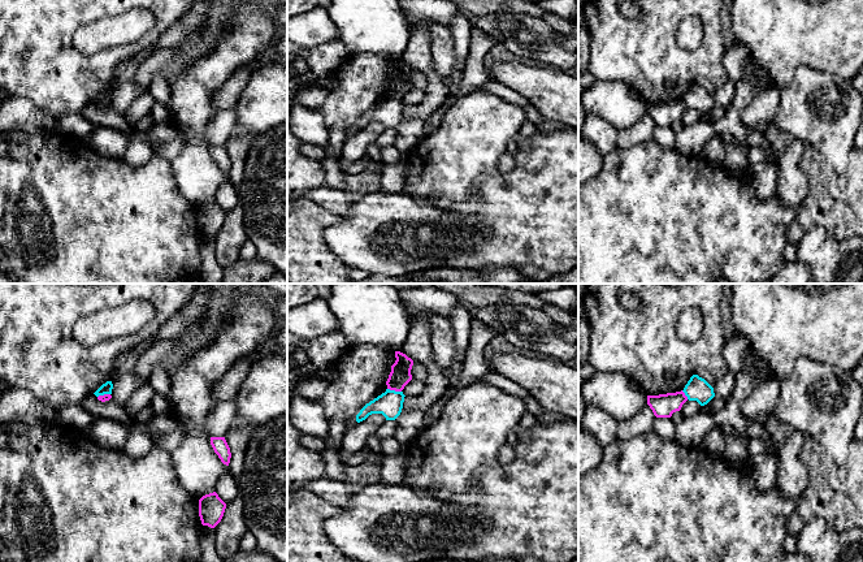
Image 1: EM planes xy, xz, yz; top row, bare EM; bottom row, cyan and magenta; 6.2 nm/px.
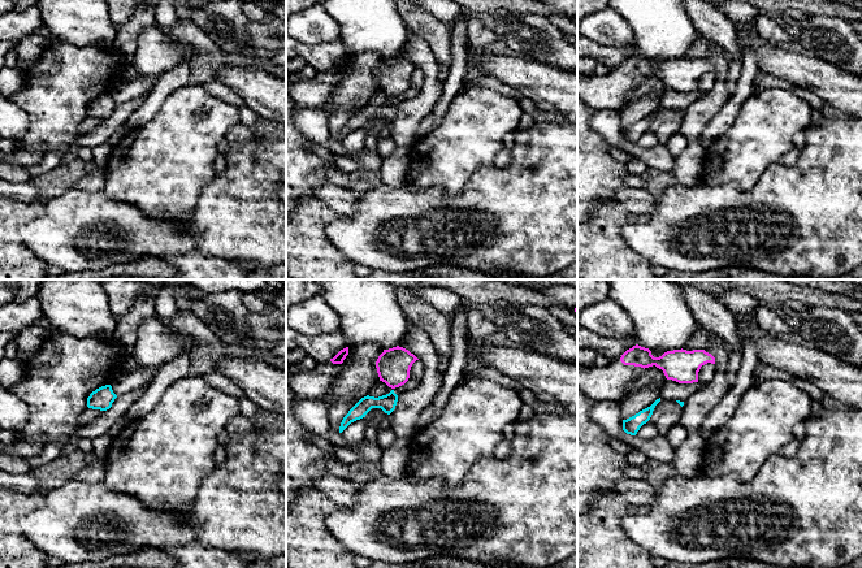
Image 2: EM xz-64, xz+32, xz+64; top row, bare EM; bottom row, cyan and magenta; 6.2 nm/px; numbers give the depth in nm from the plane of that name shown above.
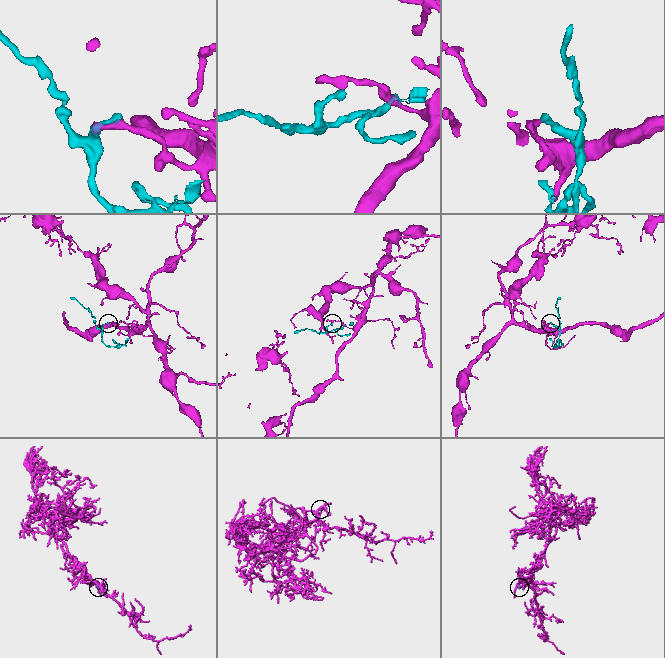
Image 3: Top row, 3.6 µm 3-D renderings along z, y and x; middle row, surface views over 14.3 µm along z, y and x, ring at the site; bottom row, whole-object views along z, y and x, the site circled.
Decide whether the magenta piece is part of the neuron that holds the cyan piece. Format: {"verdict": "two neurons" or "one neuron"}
{"verdict": "two neurons"}

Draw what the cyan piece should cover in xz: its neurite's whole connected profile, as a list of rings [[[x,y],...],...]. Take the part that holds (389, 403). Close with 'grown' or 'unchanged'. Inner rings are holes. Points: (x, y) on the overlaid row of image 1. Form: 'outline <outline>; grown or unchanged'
outline [[[386,389],[385,393],[367,403],[356,415],[356,422],[365,420],[372,414],[382,414],[386,420],[395,420],[403,408],[404,402],[403,392]]]; unchanged

